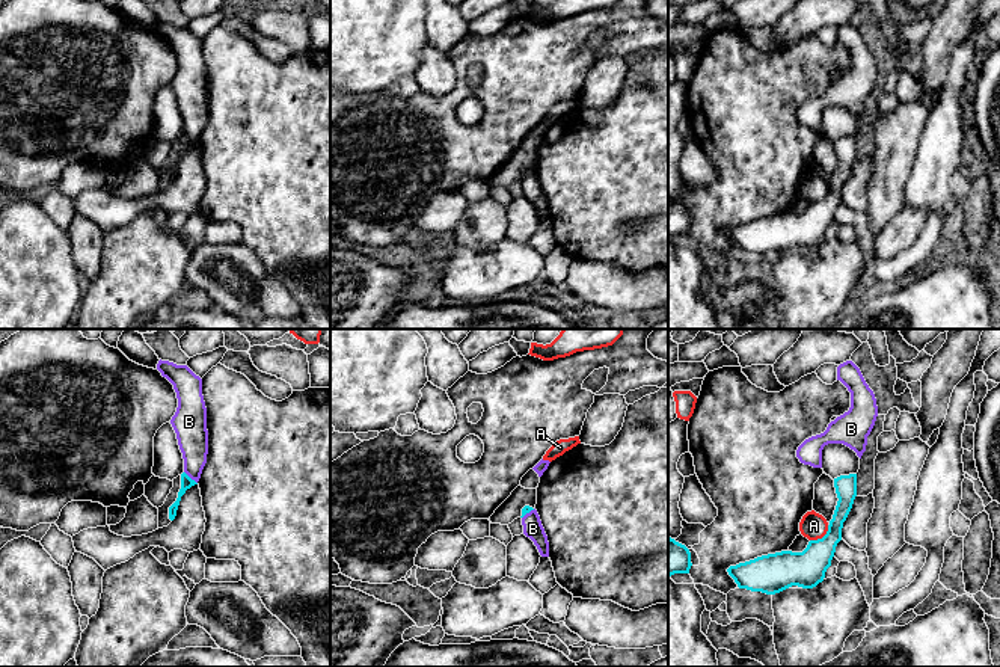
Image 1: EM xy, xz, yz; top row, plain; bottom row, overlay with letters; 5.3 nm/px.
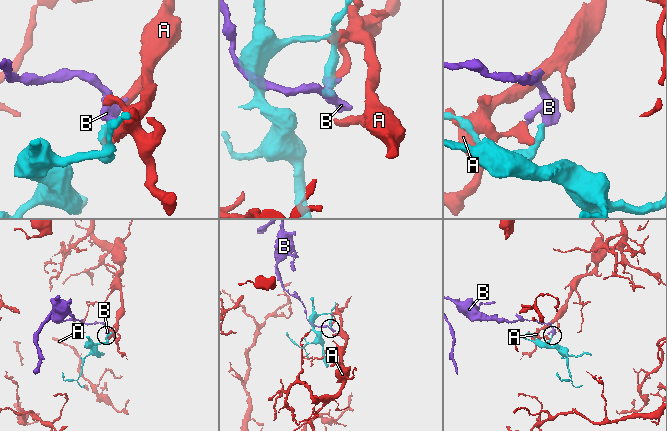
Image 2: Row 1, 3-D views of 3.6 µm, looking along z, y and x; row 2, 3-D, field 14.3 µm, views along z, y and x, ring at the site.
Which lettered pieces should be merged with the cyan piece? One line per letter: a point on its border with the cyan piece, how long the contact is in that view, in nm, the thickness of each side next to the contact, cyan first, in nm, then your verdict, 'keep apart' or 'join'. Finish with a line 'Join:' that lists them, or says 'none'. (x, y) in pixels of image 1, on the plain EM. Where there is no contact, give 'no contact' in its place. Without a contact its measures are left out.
A: contact yz (822, 199); length 130 nm; calibres 200 and 140 nm; keep apart
B: contact xy (189, 139); length 100 nm; calibres 60 and 170 nm; keep apart
Join: none

